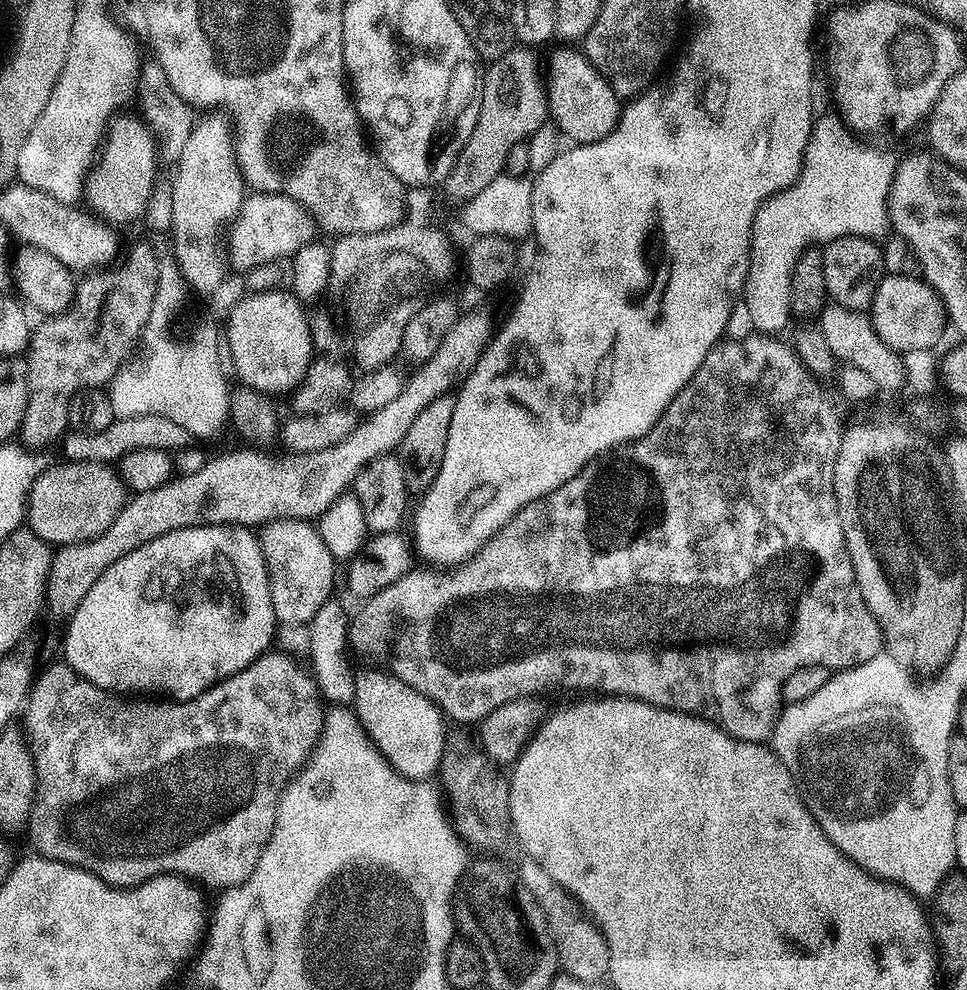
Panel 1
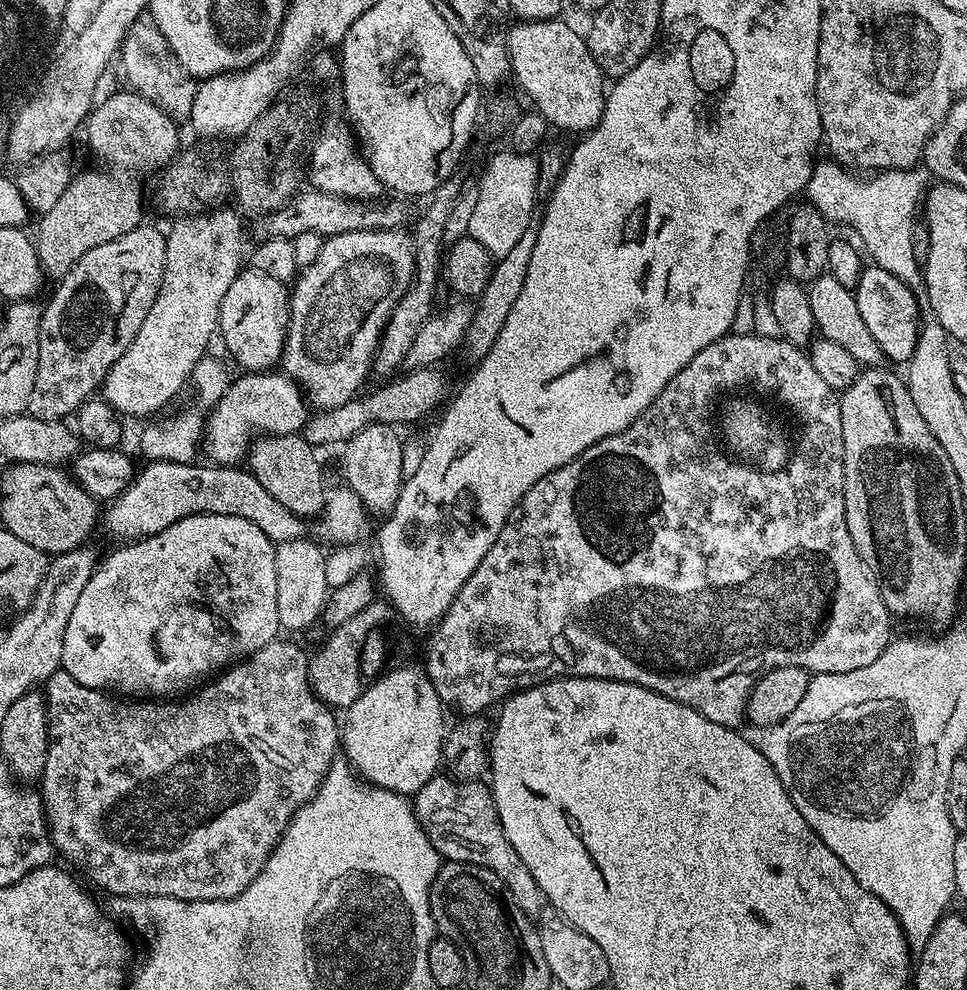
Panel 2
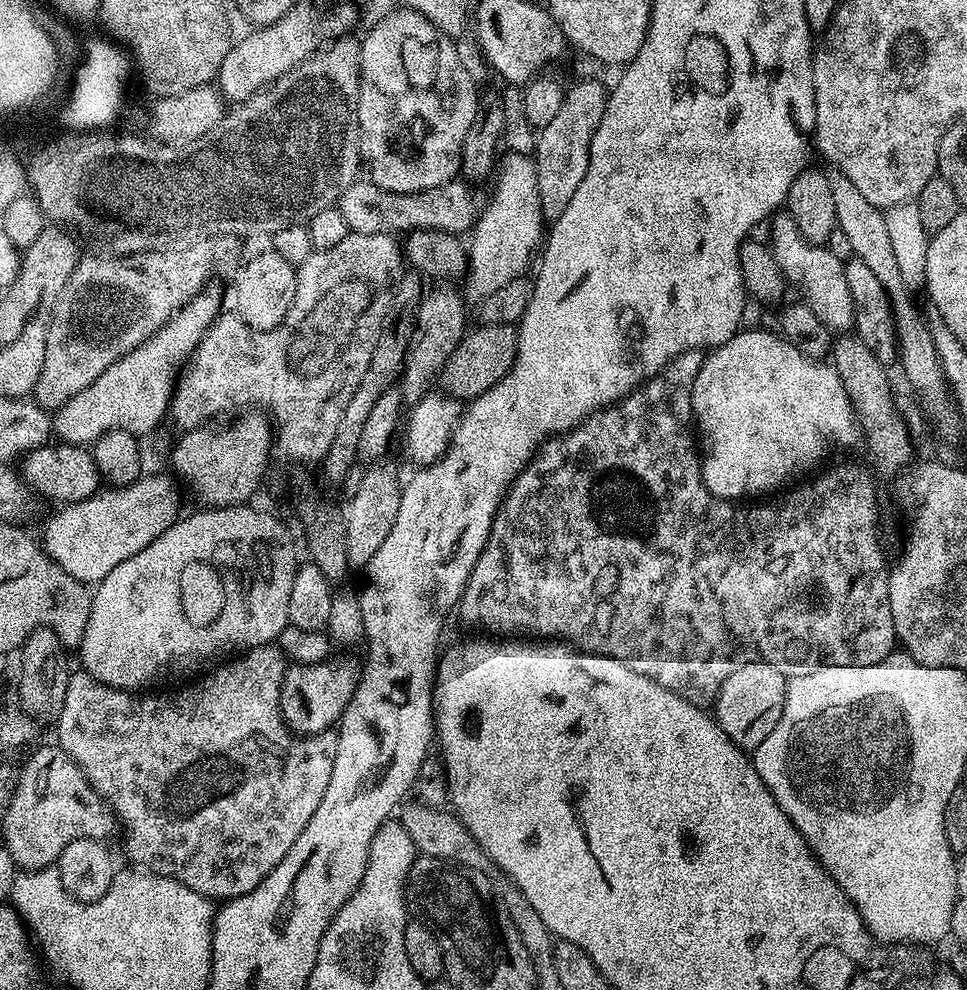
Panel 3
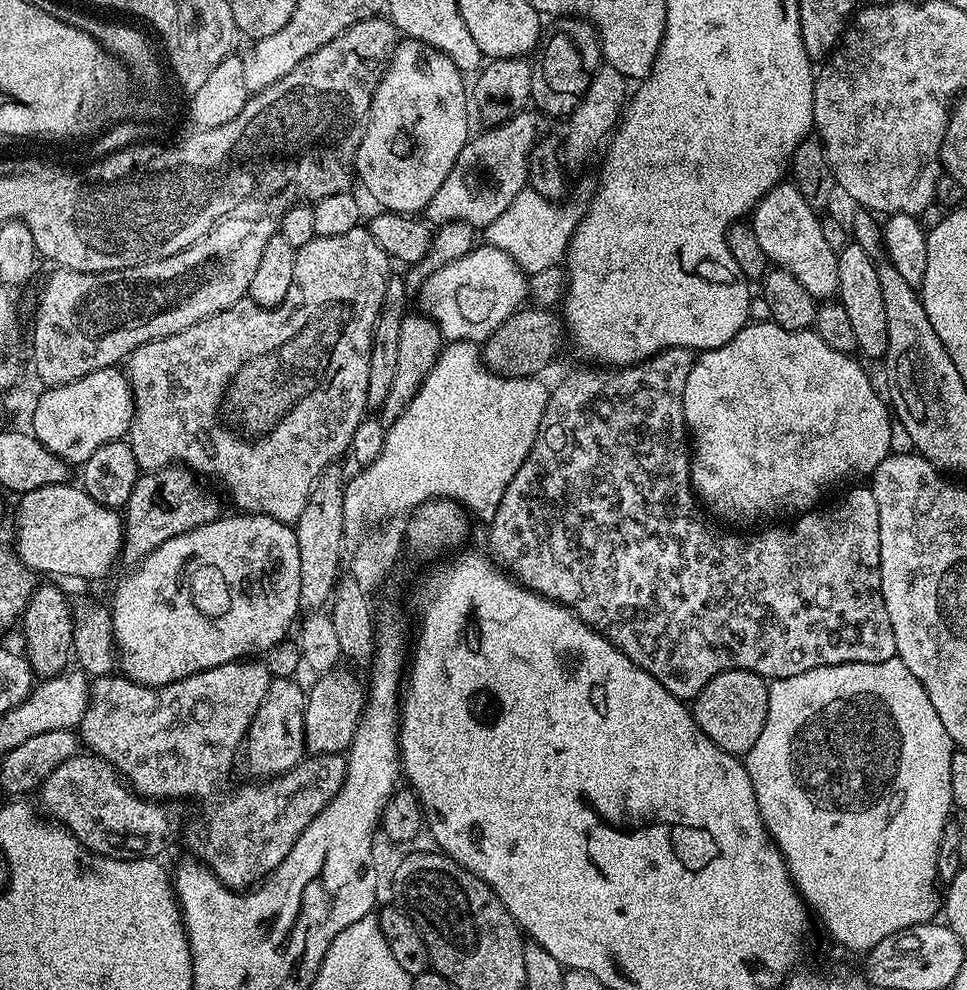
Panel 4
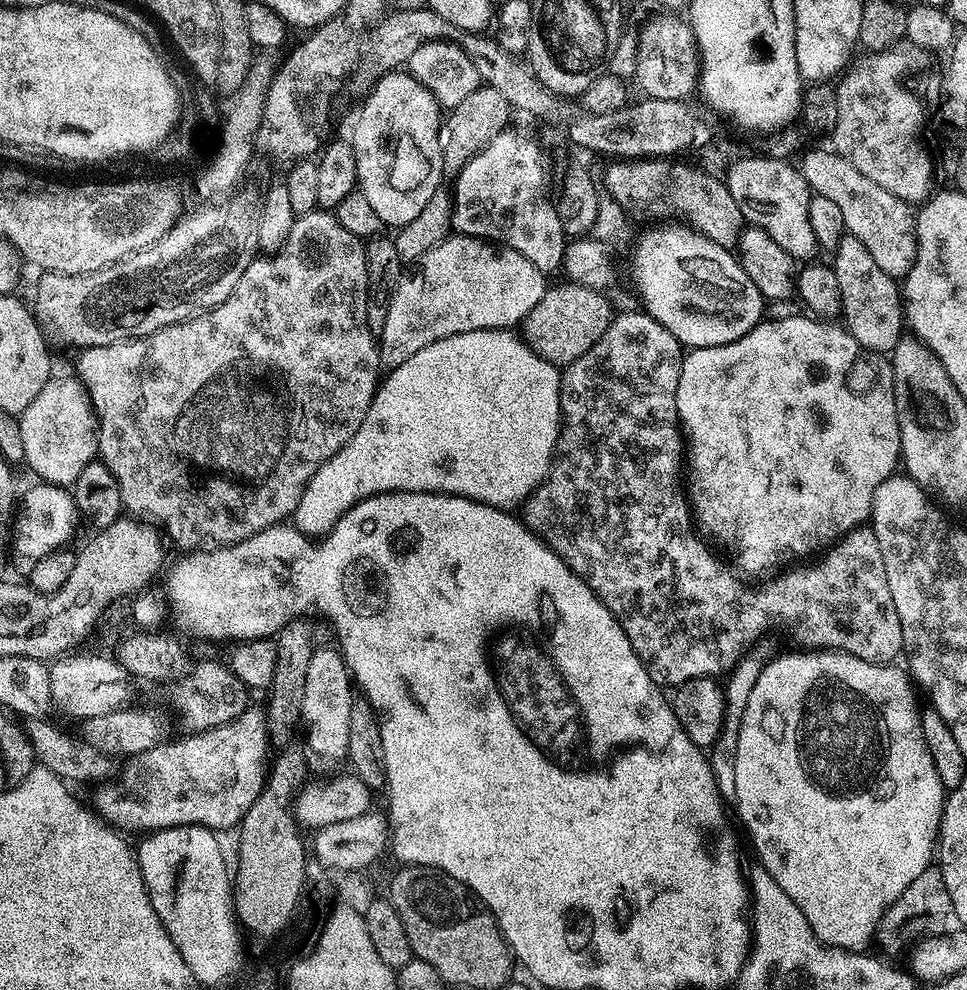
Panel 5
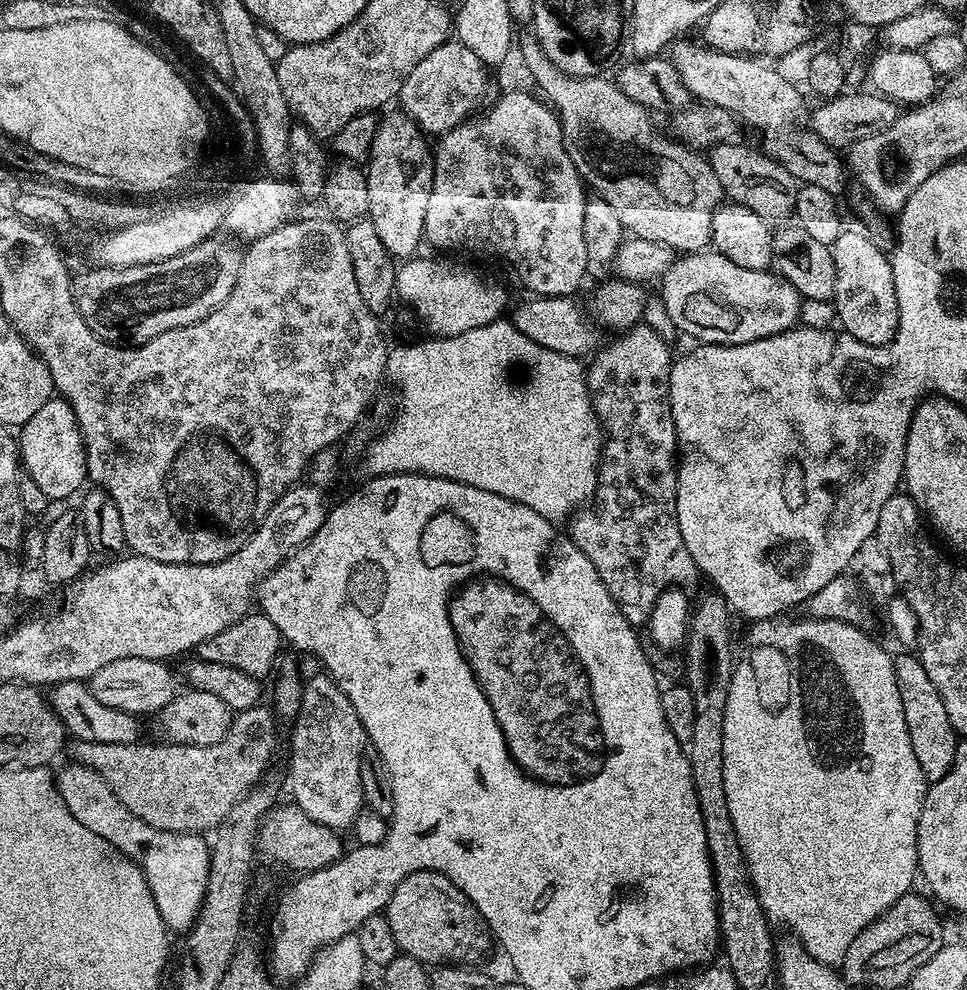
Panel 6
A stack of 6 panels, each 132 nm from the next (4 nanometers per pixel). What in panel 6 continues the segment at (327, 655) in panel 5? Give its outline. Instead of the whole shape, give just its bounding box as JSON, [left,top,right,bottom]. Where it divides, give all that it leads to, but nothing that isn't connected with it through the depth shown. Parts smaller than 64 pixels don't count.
[288,676,366,830]

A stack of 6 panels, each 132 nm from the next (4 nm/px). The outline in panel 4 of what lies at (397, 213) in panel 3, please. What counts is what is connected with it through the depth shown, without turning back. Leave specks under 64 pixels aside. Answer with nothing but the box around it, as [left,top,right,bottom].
[426,110,542,230]

